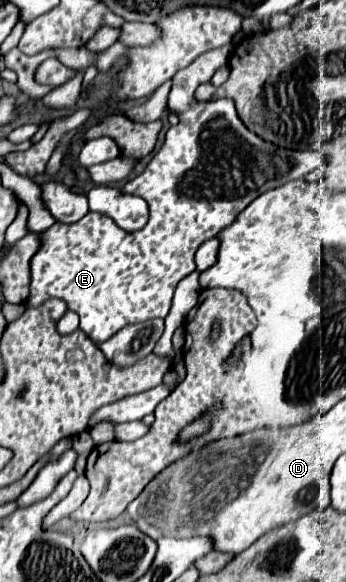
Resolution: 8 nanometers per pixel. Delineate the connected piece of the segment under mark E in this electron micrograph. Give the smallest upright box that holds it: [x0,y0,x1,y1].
[26,43,324,345]

